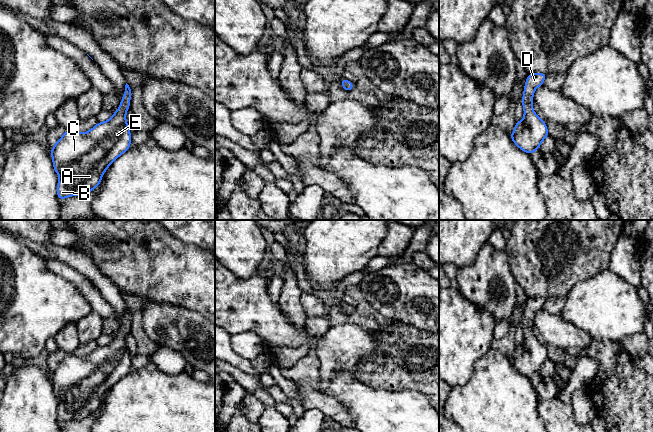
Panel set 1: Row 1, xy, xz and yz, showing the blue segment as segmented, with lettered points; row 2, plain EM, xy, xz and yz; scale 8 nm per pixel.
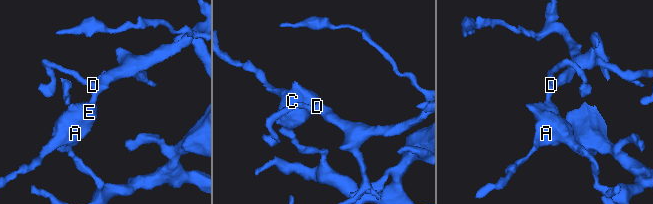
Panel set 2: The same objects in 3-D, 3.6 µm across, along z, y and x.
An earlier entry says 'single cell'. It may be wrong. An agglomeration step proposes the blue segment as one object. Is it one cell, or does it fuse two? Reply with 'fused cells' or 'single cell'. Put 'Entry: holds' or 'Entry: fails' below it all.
single cell
Entry: holds

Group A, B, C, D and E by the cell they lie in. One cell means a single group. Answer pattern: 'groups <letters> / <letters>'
groups A B C D E

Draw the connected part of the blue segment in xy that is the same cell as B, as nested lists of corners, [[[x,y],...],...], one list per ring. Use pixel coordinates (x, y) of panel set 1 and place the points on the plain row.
[[[126,307],[119,333],[108,345],[98,346],[85,357],[67,354],[50,374],[59,401],[60,425],[96,413],[108,391],[131,371],[131,356],[126,346],[130,324],[131,313]]]

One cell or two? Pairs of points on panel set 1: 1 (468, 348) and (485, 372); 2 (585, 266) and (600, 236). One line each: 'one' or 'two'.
1: two
2: one

